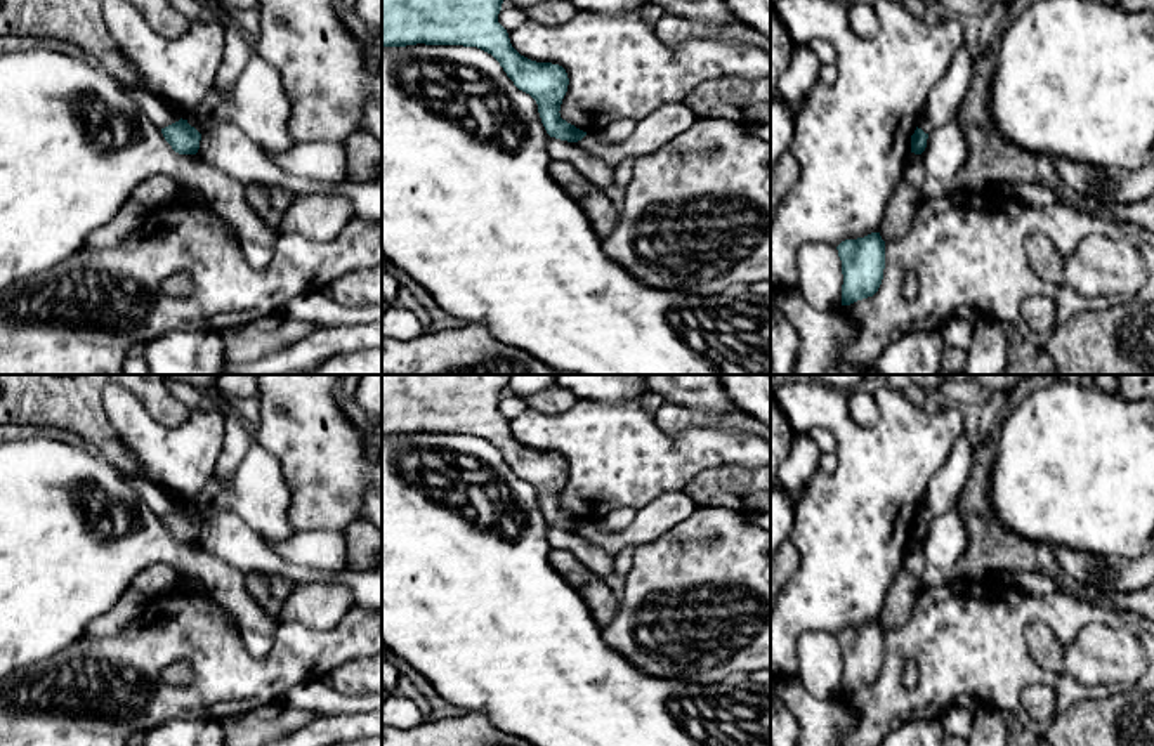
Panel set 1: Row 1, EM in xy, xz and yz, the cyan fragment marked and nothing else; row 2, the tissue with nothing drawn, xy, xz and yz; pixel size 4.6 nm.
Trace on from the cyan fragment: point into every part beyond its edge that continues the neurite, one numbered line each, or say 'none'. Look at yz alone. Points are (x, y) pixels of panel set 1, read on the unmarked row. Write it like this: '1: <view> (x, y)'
none

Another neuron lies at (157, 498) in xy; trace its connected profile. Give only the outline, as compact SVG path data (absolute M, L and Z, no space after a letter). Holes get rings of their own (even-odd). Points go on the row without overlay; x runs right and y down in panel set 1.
M127 475L130 486L141 494L146 505L161 519L180 508L177 500L163 488L153 484L144 477Z

